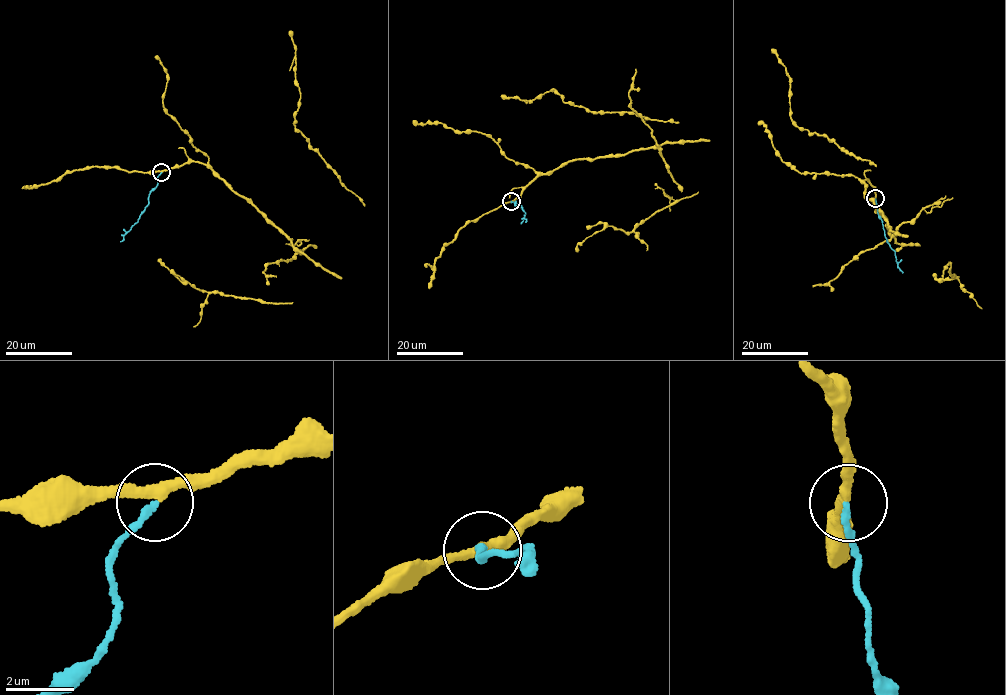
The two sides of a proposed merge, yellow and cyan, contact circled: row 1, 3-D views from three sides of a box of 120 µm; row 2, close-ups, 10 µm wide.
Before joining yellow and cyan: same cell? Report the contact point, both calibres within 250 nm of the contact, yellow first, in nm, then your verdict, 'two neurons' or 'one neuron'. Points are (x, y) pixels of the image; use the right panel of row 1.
at (875, 198); 280 nm thick on the yellow side, 180 nm on the other; two neurons

